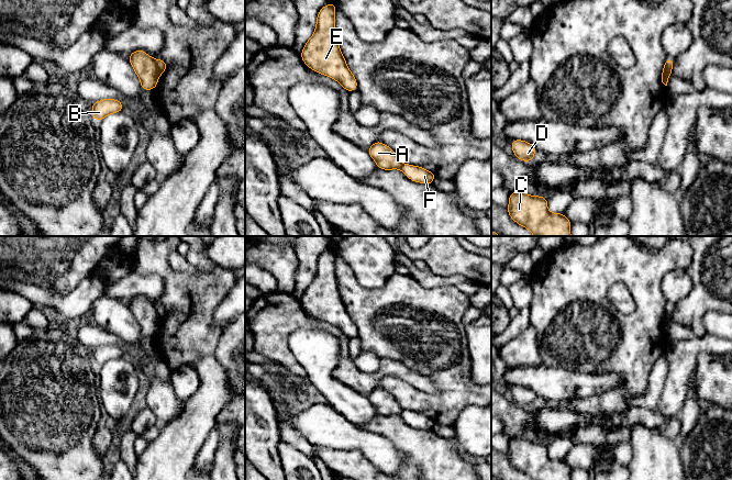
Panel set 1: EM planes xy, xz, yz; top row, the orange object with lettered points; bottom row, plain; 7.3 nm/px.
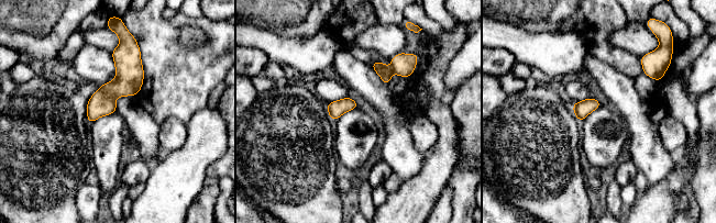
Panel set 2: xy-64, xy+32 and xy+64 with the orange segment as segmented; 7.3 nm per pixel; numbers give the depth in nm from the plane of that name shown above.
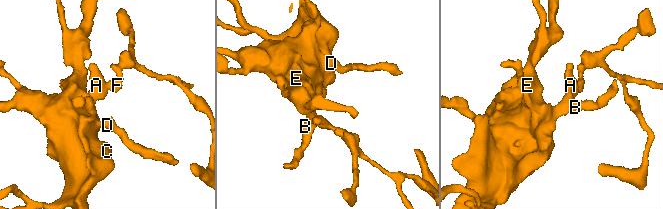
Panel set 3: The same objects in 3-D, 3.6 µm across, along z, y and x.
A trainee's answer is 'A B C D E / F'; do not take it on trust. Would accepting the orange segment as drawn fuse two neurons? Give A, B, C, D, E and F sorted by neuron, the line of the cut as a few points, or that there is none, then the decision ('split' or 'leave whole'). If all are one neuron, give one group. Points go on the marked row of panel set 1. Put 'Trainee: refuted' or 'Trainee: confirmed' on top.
Trainee: confirmed
groups A B C D E / F; cut xy (154, 59), (159, 74); split

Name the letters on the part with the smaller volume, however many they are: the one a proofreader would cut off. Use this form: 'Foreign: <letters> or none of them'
Foreign: F

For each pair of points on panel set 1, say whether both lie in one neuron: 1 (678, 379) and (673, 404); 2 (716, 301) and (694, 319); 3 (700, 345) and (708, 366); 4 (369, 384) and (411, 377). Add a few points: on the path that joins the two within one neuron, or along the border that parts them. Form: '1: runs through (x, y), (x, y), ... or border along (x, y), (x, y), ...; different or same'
1: runs through (677, 386), (673, 398); same
2: runs through (710, 301), (697, 313); same
3: border along (718, 354), (702, 352), (697, 358), (692, 375); different
4: runs through (379, 374), (383, 370), (400, 370); same

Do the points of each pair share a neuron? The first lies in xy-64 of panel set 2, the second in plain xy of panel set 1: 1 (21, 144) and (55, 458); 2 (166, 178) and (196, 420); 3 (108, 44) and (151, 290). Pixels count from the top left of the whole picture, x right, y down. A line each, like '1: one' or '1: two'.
1: one
2: one
3: one

